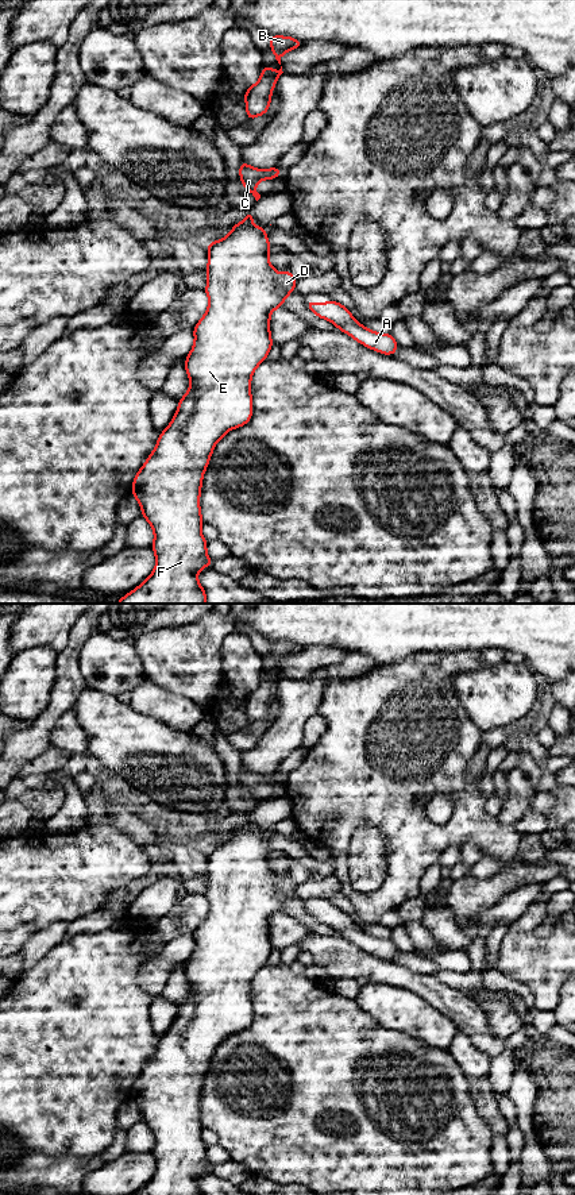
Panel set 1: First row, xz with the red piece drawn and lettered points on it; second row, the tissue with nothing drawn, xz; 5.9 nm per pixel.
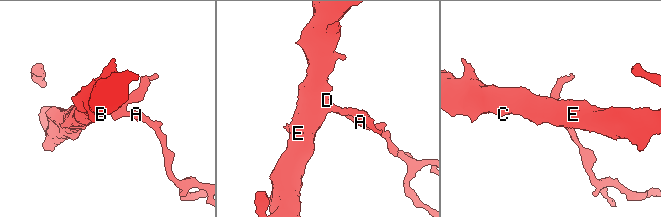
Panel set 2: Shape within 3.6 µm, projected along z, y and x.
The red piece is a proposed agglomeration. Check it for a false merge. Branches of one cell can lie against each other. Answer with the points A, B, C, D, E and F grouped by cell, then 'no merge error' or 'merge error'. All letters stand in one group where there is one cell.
groups A B C D E F; no merge error

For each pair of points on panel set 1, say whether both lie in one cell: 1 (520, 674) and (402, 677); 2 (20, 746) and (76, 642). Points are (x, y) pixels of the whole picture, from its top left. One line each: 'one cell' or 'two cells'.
1: two cells
2: one cell

